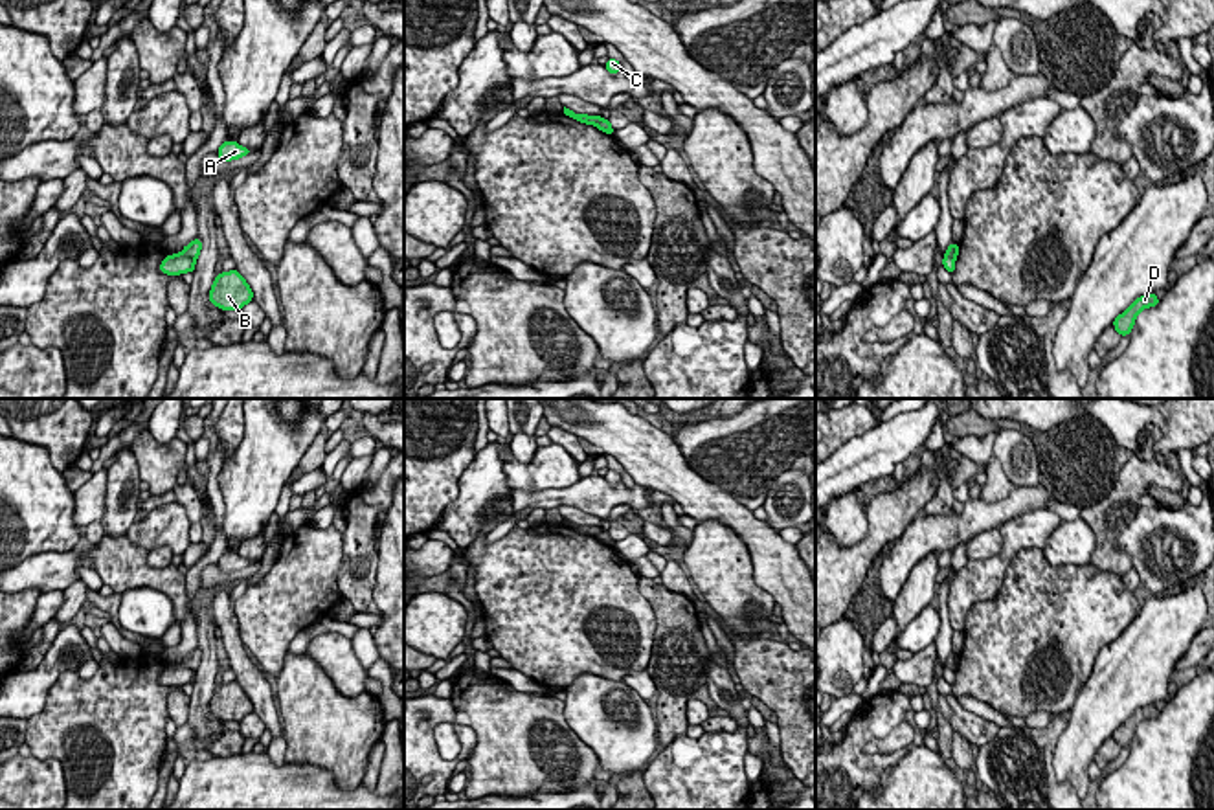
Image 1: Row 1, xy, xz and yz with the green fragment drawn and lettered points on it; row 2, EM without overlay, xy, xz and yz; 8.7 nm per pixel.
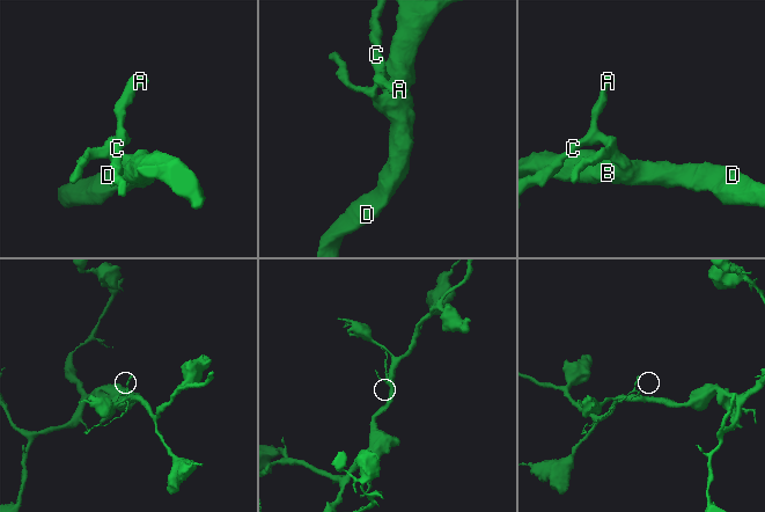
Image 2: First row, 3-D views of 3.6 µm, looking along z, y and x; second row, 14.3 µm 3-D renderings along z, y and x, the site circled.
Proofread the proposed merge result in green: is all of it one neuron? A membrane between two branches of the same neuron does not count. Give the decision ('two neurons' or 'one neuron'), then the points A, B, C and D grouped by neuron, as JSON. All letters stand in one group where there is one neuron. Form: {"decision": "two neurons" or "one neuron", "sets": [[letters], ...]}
{"decision": "two neurons", "sets": [["A", "C"], ["B", "D"]]}

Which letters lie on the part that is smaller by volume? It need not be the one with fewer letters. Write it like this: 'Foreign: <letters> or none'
Foreign: A, C

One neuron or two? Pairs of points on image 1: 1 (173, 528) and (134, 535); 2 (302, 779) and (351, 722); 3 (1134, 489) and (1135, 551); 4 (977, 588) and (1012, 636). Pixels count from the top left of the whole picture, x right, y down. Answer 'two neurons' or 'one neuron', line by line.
1: one neuron
2: two neurons
3: two neurons
4: two neurons

